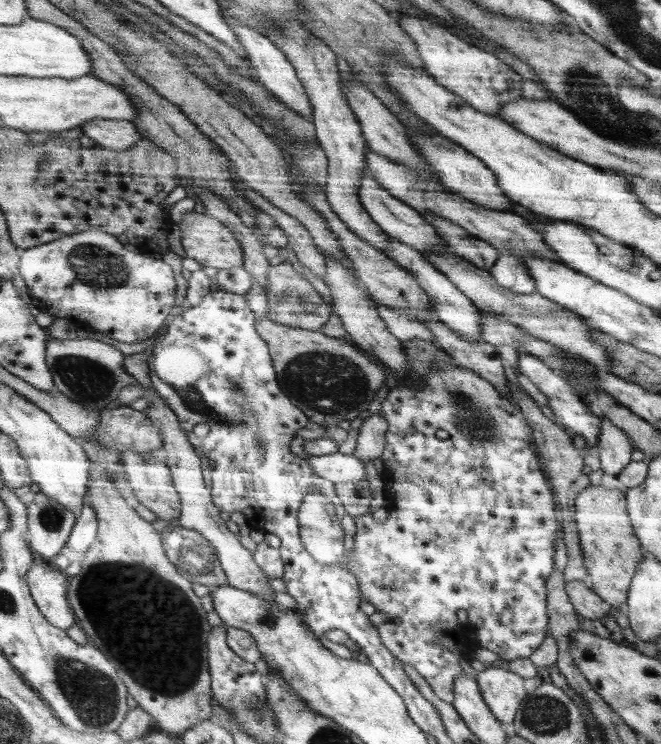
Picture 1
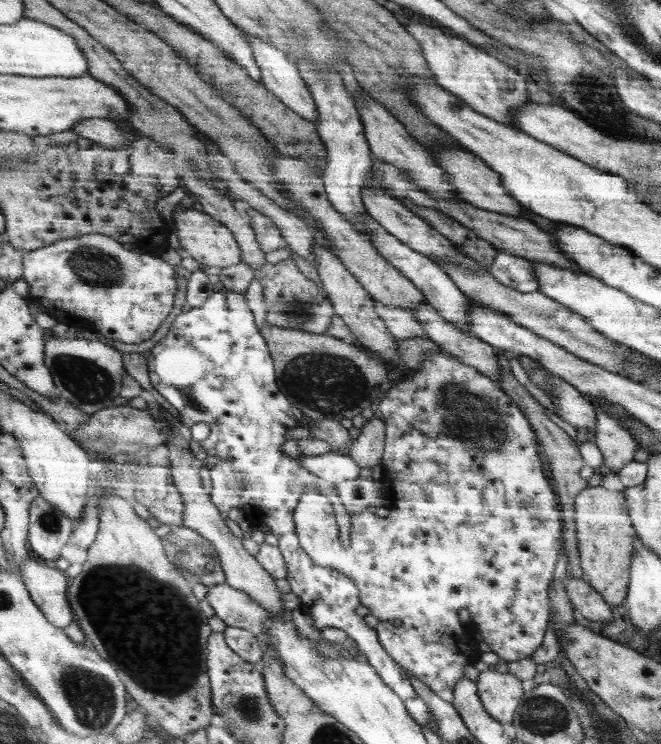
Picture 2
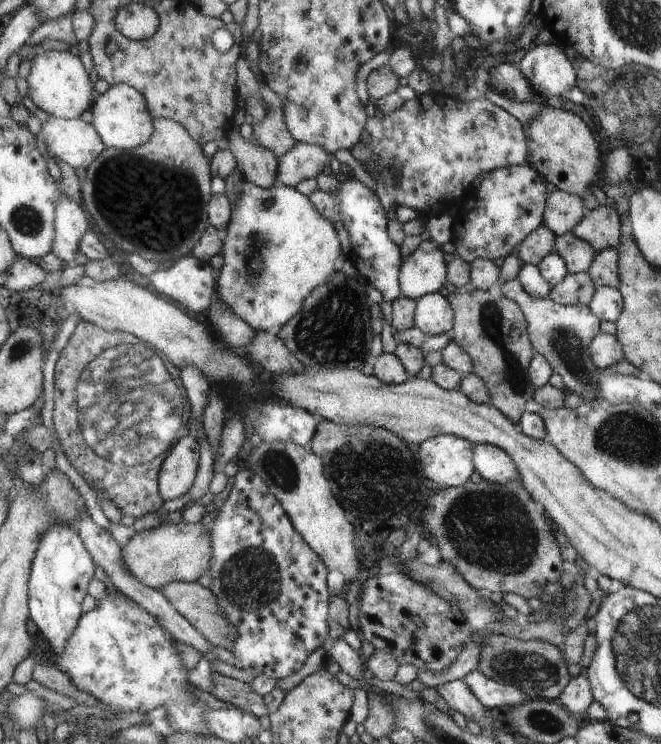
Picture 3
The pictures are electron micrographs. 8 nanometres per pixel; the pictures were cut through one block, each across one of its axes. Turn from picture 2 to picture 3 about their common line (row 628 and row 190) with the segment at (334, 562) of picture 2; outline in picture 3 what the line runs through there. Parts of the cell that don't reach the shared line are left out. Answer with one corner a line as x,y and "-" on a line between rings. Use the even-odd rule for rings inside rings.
429,92
417,94
402,108
386,113
382,118
369,116
360,143
350,152
375,180
376,194
385,210
396,212
398,206
408,206
421,218
429,220
432,216
457,209
462,218
458,216
456,220
456,215
453,215
450,239
456,246
455,255
469,263
476,259
494,261
506,259
532,231
544,224
546,190
534,167
527,164
528,144
523,131
518,119
492,102
479,99
460,102
459,96
453,93
-
395,176
400,178
398,184
394,181
-
478,176
483,176
483,179
474,193
472,182

